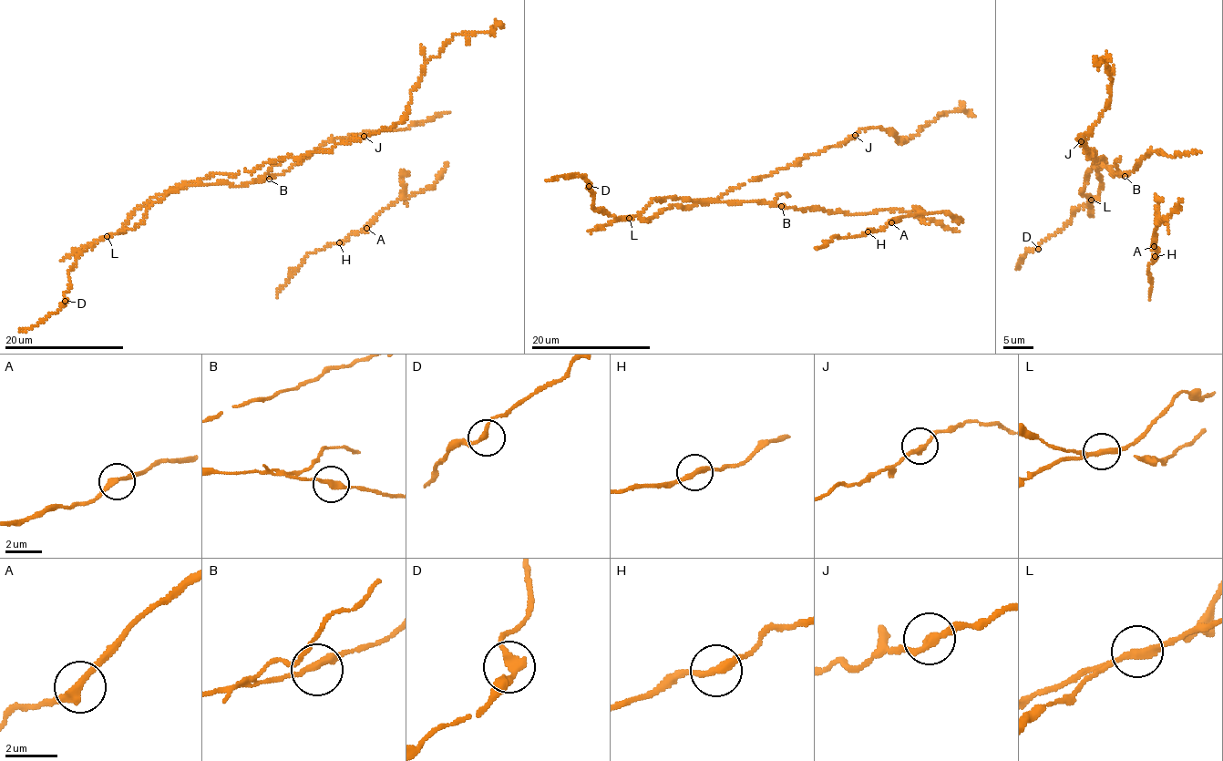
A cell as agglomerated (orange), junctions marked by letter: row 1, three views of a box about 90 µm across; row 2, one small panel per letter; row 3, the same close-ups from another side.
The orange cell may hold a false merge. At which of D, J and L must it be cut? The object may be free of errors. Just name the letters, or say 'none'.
L

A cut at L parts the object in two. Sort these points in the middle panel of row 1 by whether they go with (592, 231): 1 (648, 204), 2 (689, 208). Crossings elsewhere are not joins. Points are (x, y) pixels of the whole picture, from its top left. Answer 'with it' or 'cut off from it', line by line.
1: with it
2: cut off from it

